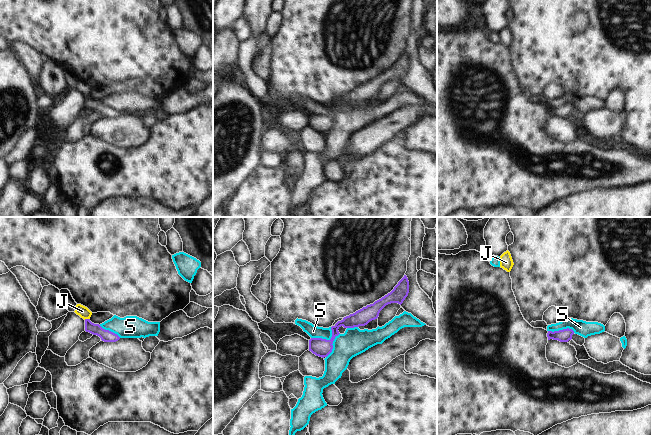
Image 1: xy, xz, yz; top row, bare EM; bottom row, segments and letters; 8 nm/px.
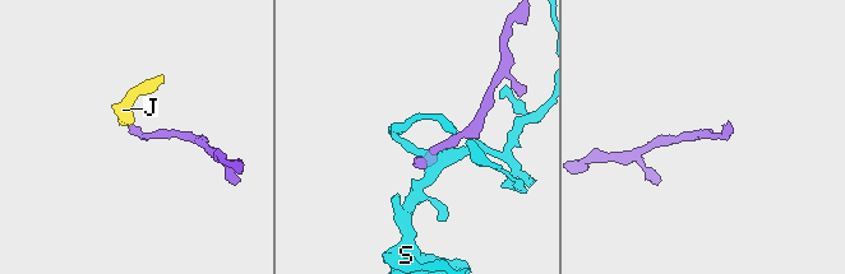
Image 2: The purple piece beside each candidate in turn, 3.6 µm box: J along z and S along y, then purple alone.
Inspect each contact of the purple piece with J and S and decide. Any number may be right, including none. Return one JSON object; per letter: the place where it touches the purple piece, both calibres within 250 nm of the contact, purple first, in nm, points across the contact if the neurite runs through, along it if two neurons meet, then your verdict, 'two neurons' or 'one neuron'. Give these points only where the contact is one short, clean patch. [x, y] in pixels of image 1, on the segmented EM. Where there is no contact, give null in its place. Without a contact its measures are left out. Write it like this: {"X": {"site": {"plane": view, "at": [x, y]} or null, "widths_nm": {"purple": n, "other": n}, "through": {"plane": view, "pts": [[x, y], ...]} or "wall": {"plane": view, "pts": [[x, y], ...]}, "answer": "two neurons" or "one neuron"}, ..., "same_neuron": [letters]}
{"J": {"site": {"plane": "xy", "at": [86, 319]}, "widths_nm": {"purple": 100, "other": 90}, "through": {"plane": "xy", "pts": [[107, 336], [95, 329], [86, 319], [82, 311]]}, "answer": "one neuron"}, "S": {"site": {"plane": "xz", "at": [325, 339]}, "widths_nm": {"purple": 150, "other": 100}, "answer": "two neurons"}, "same_neuron": ["J"]}

